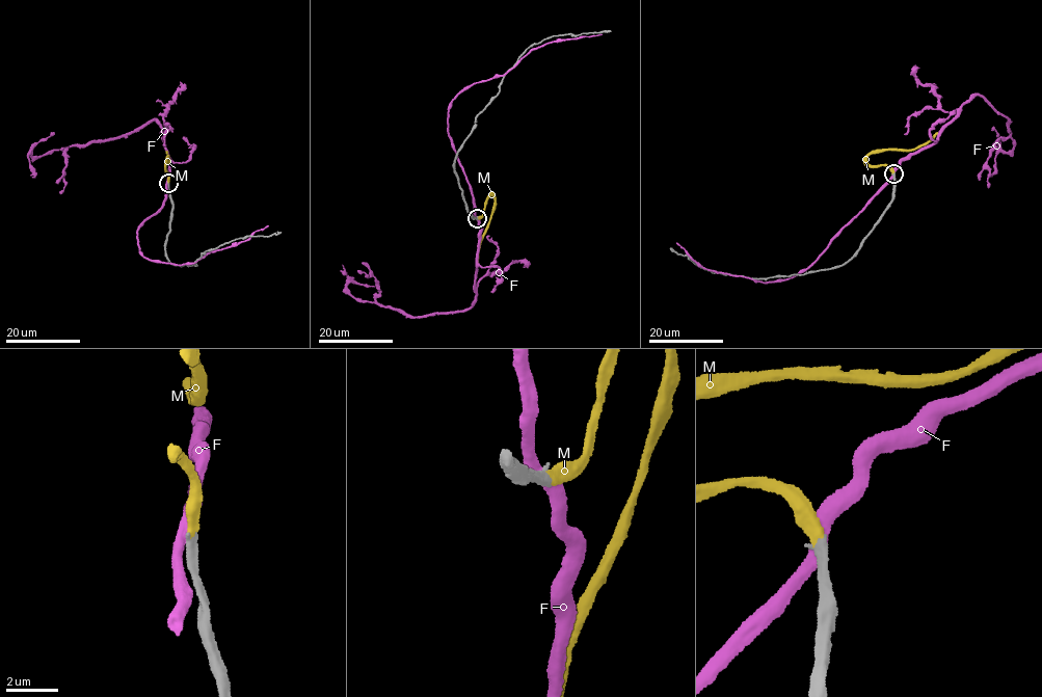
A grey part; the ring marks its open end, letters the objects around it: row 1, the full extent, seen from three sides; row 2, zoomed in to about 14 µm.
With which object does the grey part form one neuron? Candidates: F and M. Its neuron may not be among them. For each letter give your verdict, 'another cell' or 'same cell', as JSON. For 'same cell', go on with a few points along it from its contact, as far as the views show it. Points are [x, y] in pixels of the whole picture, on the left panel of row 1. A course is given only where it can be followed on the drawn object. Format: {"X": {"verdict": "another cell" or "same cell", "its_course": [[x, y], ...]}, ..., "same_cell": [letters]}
{"F": {"verdict": "another cell"}, "M": {"verdict": "same cell", "its_course": [[168, 183], [164, 169], [167, 158], [170, 159], [169, 163], [166, 151]]}, "same_cell": ["M"]}

